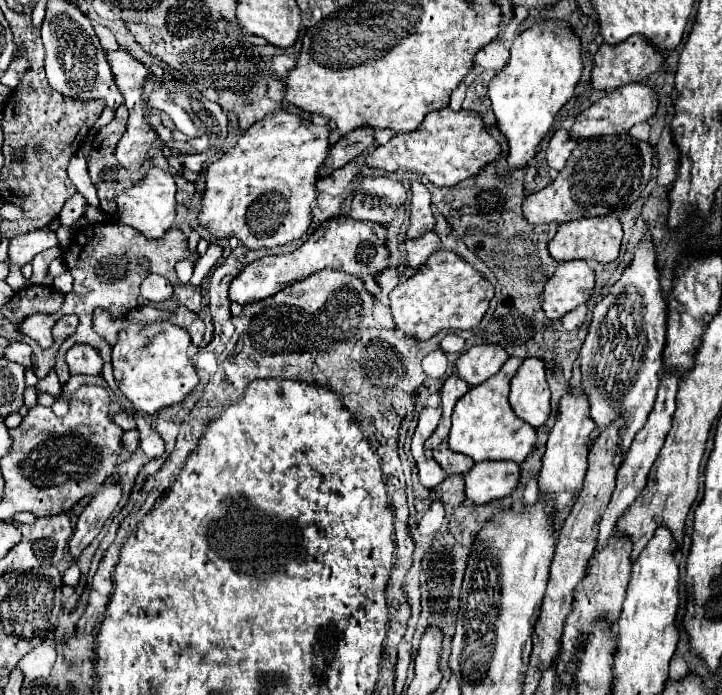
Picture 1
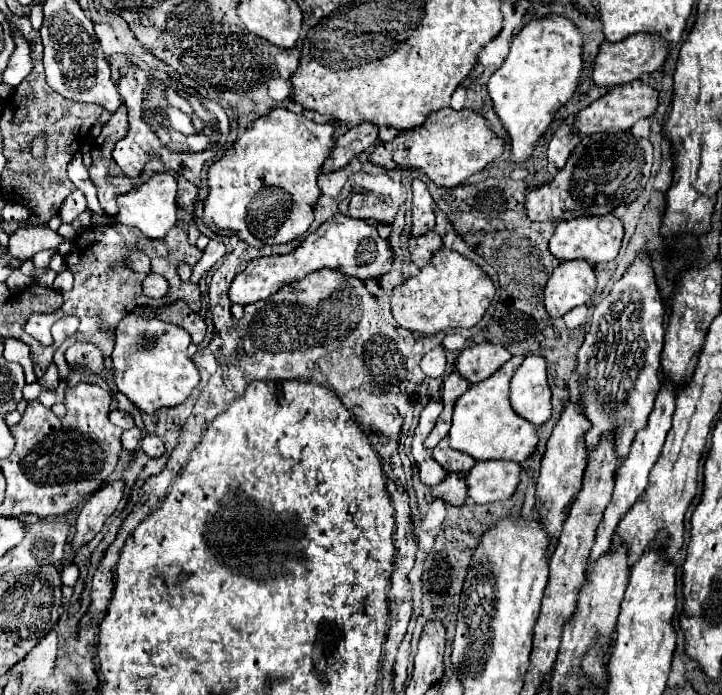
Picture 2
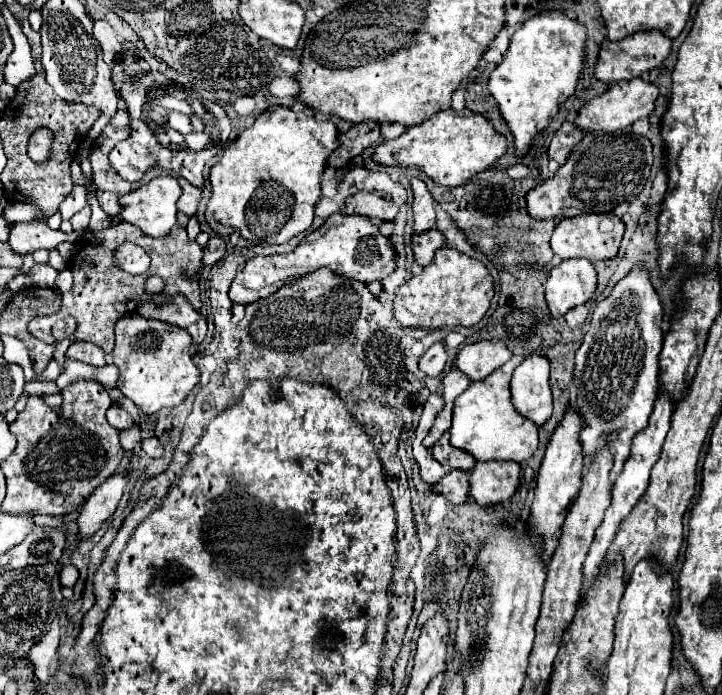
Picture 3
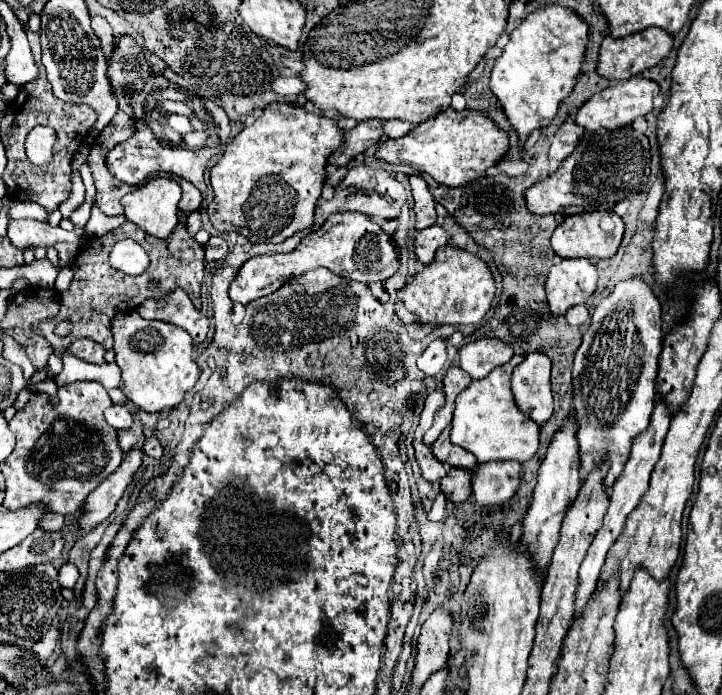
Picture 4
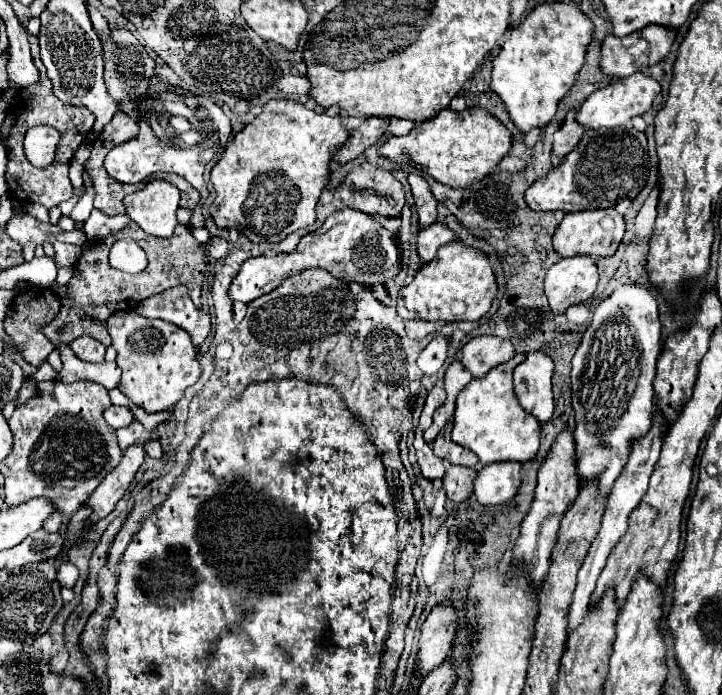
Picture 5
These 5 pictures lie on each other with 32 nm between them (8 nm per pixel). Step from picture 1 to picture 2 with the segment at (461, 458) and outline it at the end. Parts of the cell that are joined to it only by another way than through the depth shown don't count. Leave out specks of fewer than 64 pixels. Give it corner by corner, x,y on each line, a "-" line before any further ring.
448,436
440,440
440,444
432,450
432,454
434,454
436,462
442,464
448,472
468,472
476,464
476,460
472,460
472,456
450,448

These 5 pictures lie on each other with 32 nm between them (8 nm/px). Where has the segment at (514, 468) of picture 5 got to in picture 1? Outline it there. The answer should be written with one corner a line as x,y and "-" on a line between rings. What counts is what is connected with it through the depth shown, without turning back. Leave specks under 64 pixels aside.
482,461
464,474
466,498
474,504
502,500
512,494
520,480
520,466
512,461

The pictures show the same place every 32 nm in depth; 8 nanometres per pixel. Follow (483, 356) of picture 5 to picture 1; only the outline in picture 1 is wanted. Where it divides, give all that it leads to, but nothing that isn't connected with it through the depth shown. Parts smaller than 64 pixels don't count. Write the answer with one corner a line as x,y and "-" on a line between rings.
478,344
460,354
456,370
460,378
464,378
470,386
476,386
494,376
508,358
508,352
504,352
498,344

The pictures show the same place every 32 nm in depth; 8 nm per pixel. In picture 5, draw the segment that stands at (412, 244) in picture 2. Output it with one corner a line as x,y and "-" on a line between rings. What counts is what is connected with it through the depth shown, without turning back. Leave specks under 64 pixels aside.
434,222
428,228
422,228
418,234
418,254
424,262
432,260
436,256
436,250
456,238
456,232
452,232
446,224

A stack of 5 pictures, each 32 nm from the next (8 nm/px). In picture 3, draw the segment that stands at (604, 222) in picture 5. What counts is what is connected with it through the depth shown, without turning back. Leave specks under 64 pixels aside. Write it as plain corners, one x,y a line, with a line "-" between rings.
580,214
574,218
564,218
550,240
550,246
556,256
564,258
586,258
590,262
610,260
616,256
620,248
620,240
624,234
624,222
616,214

